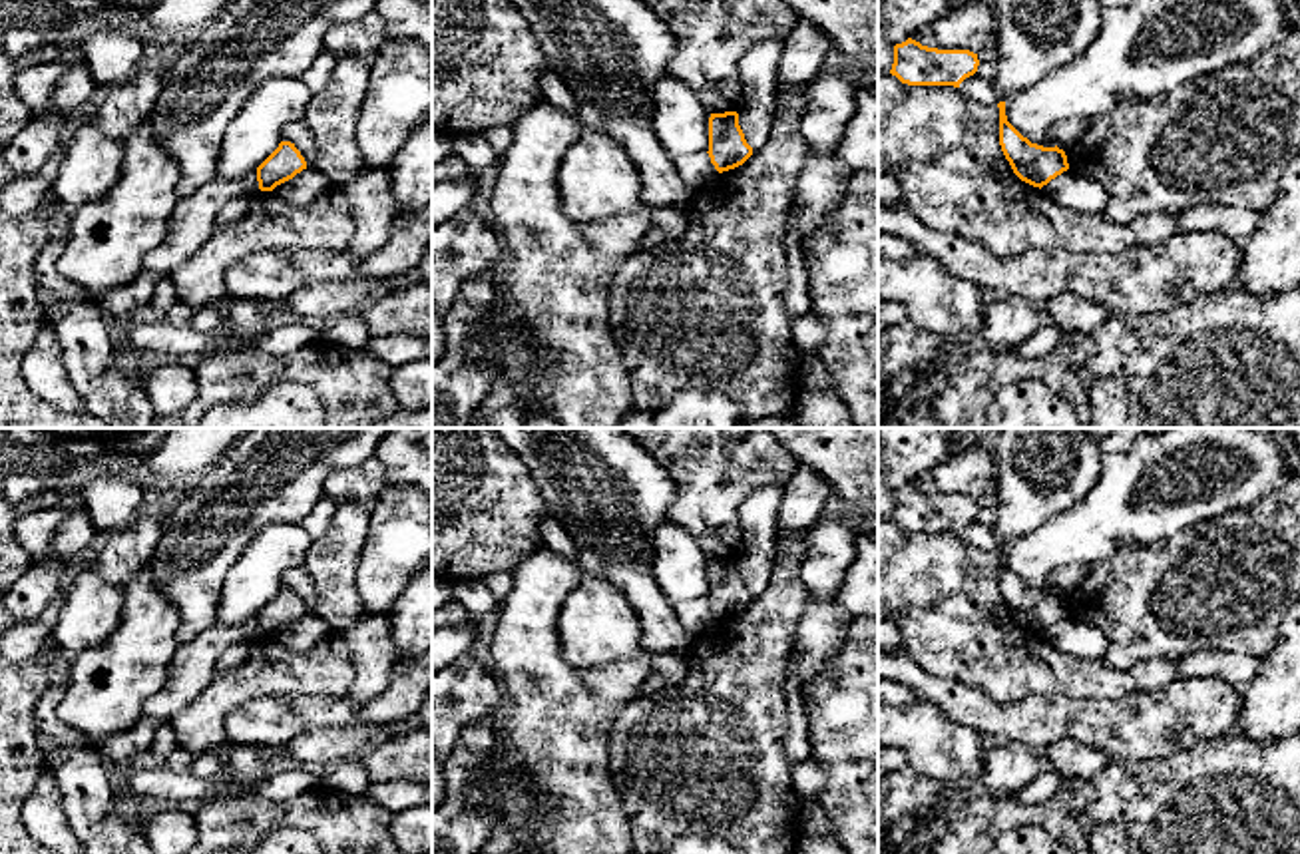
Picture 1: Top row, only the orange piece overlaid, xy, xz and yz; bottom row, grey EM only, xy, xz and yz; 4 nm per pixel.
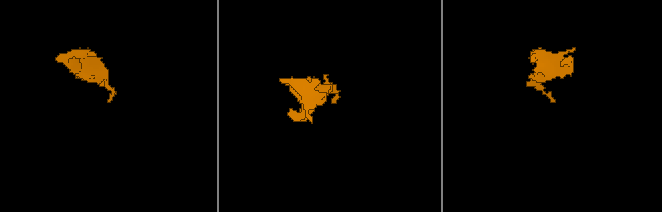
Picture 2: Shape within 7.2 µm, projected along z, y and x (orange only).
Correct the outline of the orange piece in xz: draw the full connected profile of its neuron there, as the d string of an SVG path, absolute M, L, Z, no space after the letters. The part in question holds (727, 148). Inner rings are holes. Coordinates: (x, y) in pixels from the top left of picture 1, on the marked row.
M737 111L711 113L709 117L709 157L719 173L743 165L753 147L739 125Z

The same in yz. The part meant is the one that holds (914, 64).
M908 38L894 46L890 74L908 86L954 86L977 72L977 54L970 50L938 50Z

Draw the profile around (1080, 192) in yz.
M1063 171L1041 191L1057 205L1101 215L1107 205L1105 187L1087 173Z

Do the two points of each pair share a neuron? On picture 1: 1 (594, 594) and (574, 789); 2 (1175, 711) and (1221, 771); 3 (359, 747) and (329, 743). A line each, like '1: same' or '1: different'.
1: different
2: different
3: same

